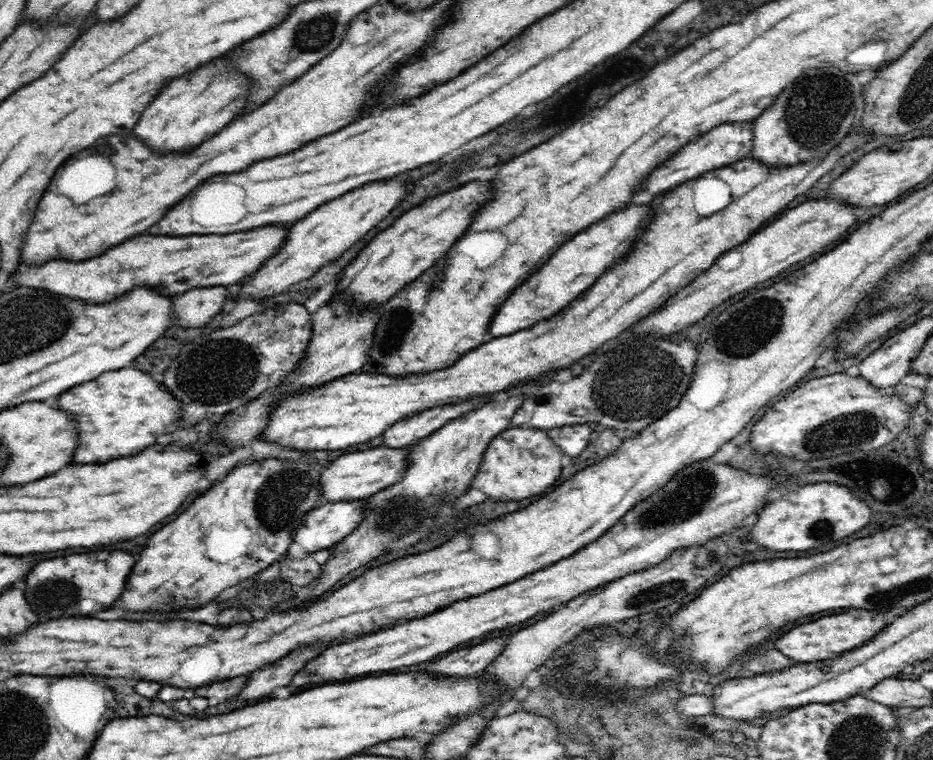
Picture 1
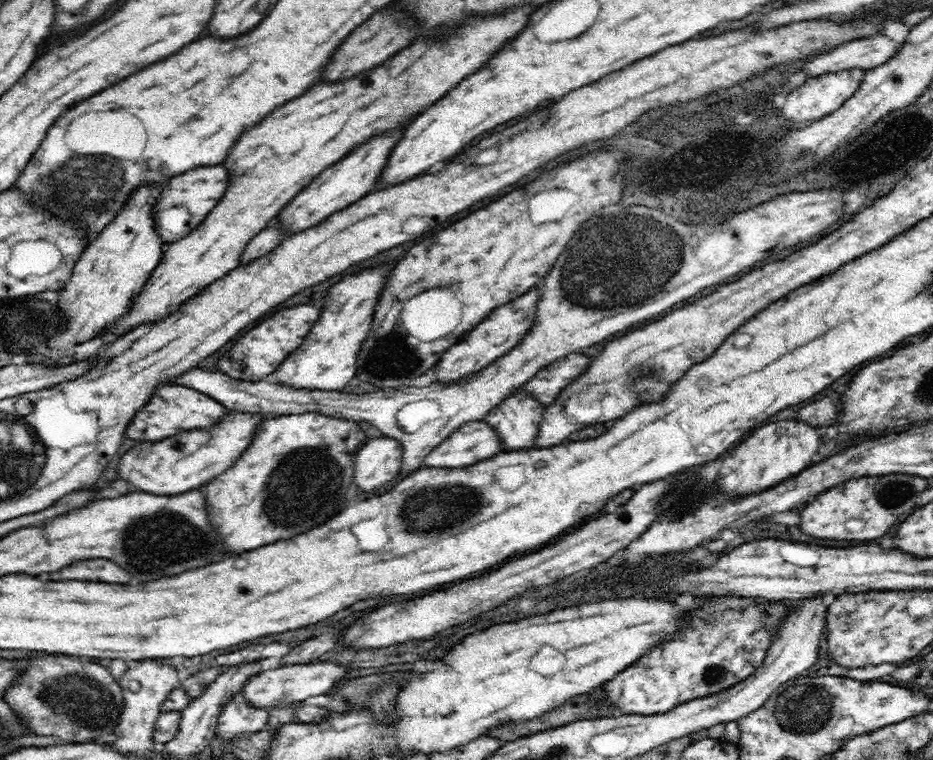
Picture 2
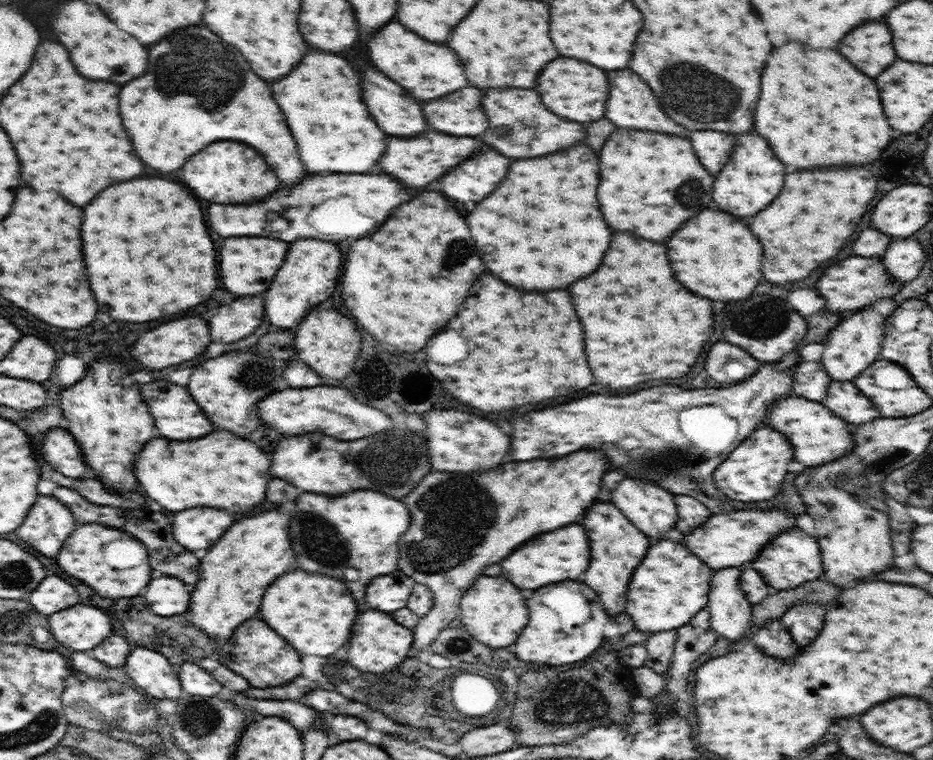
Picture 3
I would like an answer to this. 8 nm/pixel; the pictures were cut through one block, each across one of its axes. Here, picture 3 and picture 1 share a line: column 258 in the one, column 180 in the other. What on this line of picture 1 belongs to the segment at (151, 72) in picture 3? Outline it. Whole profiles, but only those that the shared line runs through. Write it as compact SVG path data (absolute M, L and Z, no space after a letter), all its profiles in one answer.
M218 58L190 74L168 82L160 90L160 94L146 106L144 114L134 126L134 134L138 140L160 154L190 152L200 146L202 140L208 140L236 118L236 112L246 104L246 96L250 94L248 88L250 80L240 72L230 70L226 60Z

